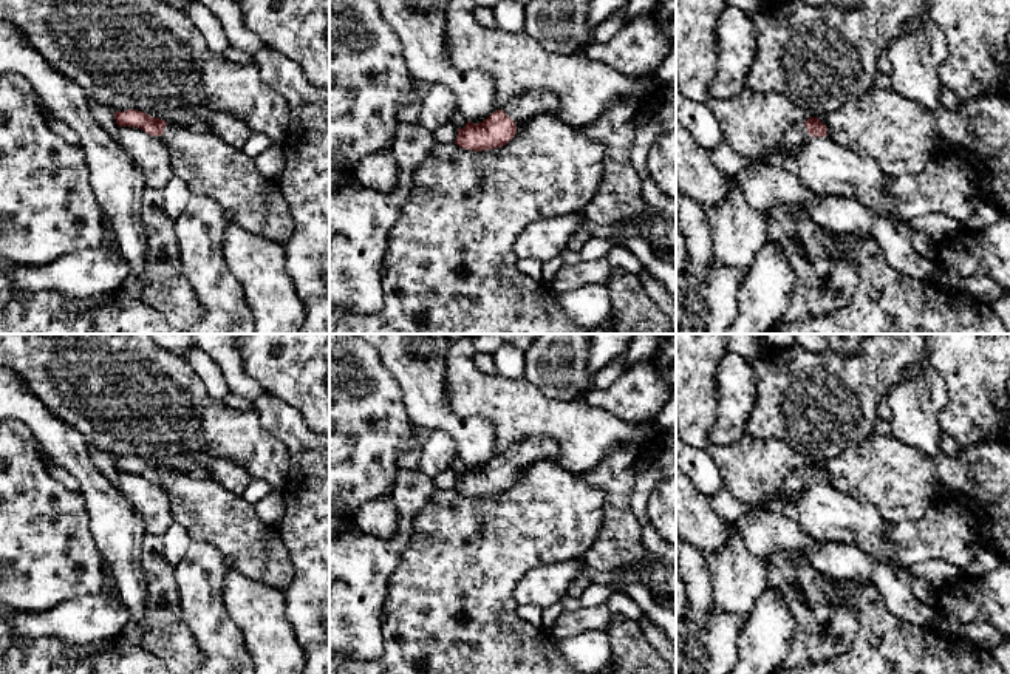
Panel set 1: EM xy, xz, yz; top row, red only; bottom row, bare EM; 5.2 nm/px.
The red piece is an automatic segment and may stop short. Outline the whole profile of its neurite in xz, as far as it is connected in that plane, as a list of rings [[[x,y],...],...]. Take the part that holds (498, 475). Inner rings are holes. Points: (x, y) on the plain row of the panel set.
[[[527,437],[509,447],[479,470],[469,468],[458,475],[455,490],[466,496],[483,498],[506,492],[518,476],[535,464],[557,462],[558,447],[548,437]]]

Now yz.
[[[818,464],[792,471],[778,490],[789,502],[798,502],[803,493],[814,484],[827,482],[827,473]]]

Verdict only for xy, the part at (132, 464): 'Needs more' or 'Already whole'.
Needs more

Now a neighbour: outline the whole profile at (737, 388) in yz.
[[[727,351],[718,363],[718,416],[708,436],[710,445],[732,445],[746,434],[746,424],[756,402],[752,365]]]

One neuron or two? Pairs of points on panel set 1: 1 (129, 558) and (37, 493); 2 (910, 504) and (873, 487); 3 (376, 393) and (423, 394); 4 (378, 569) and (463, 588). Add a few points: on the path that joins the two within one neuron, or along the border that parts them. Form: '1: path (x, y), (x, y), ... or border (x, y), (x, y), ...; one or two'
1: border (81, 495), (85, 504), (88, 531), (104, 561); two
2: path (900, 495), (893, 487), (882, 487); one
3: border (382, 364), (401, 390), (407, 418), (418, 427); two
4: border (409, 541), (387, 582), (387, 597), (382, 608); two

